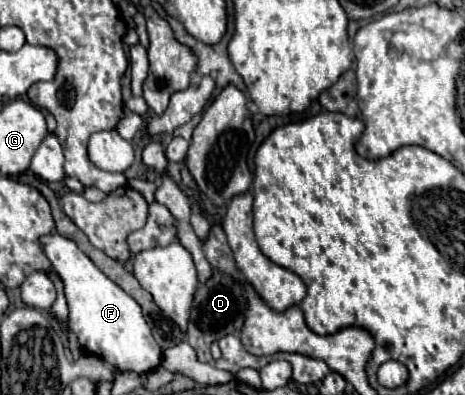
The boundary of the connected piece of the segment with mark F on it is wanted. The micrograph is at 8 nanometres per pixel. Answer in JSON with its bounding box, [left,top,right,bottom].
[40,230,162,374]

